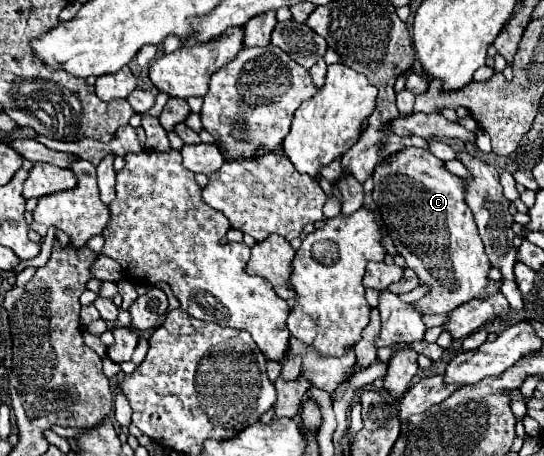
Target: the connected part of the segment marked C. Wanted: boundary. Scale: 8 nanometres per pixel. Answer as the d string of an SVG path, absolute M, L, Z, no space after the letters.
M403 147L397 153L387 155L377 163L373 171L373 201L377 205L379 217L383 219L385 233L393 239L397 253L405 259L407 267L417 273L421 283L431 285L431 291L415 301L413 305L421 313L441 313L447 315L461 303L489 295L493 289L501 287L501 281L489 281L487 273L491 269L479 237L473 213L465 203L465 181L445 169L445 161L437 159L431 151L419 147Z

